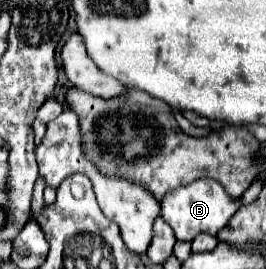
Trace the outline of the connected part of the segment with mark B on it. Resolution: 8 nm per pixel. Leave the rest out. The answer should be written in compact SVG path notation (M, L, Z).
M200 178L188 186L180 186L172 192L166 192L160 206L162 206L162 218L174 230L176 240L192 242L194 236L200 232L208 232L216 236L228 224L228 220L236 214L236 210L240 208L240 200L228 196L220 182L212 178Z

